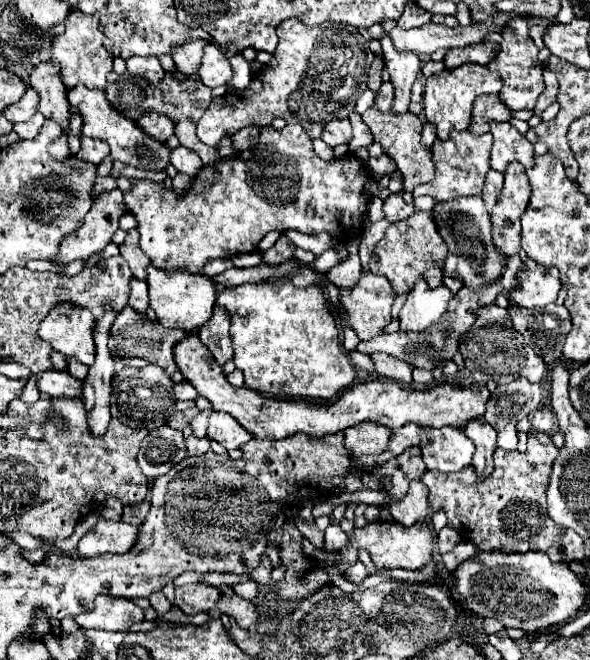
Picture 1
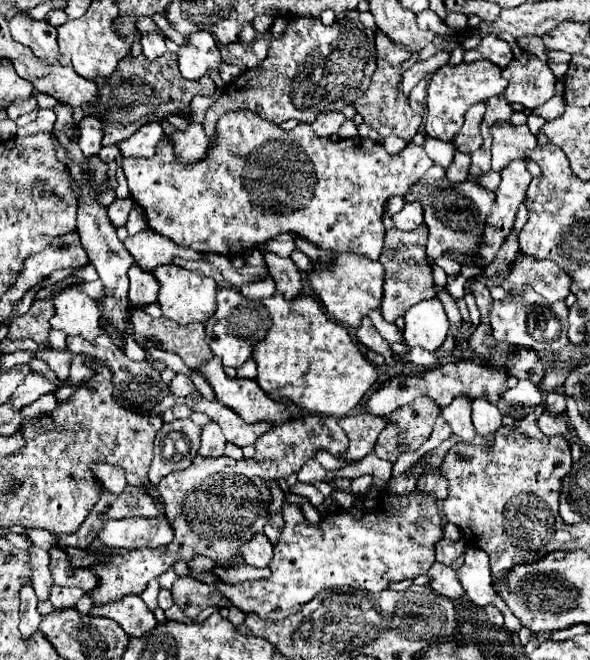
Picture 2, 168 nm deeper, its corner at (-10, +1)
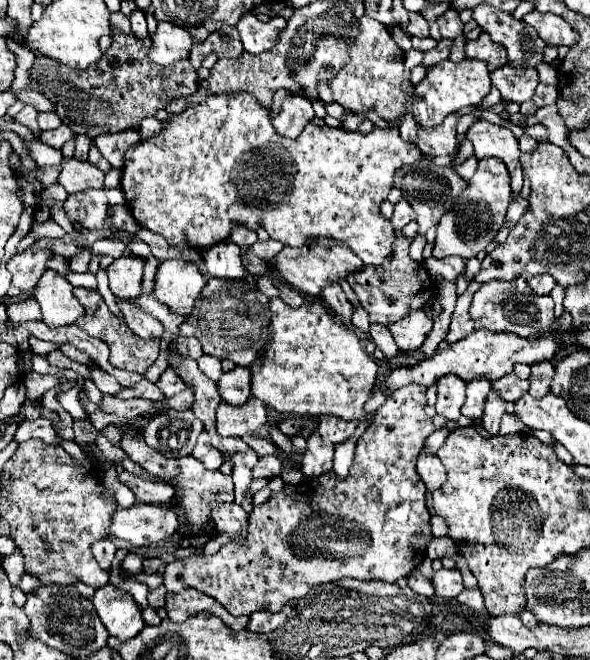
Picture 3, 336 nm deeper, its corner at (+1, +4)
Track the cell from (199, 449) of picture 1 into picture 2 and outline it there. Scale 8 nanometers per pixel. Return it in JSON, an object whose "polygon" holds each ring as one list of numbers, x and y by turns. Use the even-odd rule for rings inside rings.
{"polygon":[[210,421,208,425,202,427,202,445,200,445,200,455,202,457,224,455,224,445,226,445,226,439,220,433,220,427,214,421]]}

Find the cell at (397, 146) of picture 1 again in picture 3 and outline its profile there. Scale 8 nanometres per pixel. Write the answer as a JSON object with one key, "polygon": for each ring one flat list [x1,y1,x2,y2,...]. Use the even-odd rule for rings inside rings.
{"polygon":[[363,16,359,22,359,32,349,44,347,52,349,62,333,80,329,80,333,100,349,110,377,108,377,114,387,122,401,118,407,112,407,94,403,94,399,88,403,80,403,50,391,38,389,30,381,22]]}

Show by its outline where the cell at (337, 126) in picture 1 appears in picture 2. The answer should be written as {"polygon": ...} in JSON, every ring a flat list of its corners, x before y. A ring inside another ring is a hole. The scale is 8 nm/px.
{"polygon":[[328,111,328,115,320,115,320,119,316,119,316,123,312,123,312,129,320,137,332,137,332,135,338,135,340,127,346,121,348,121,348,117,344,113]]}

